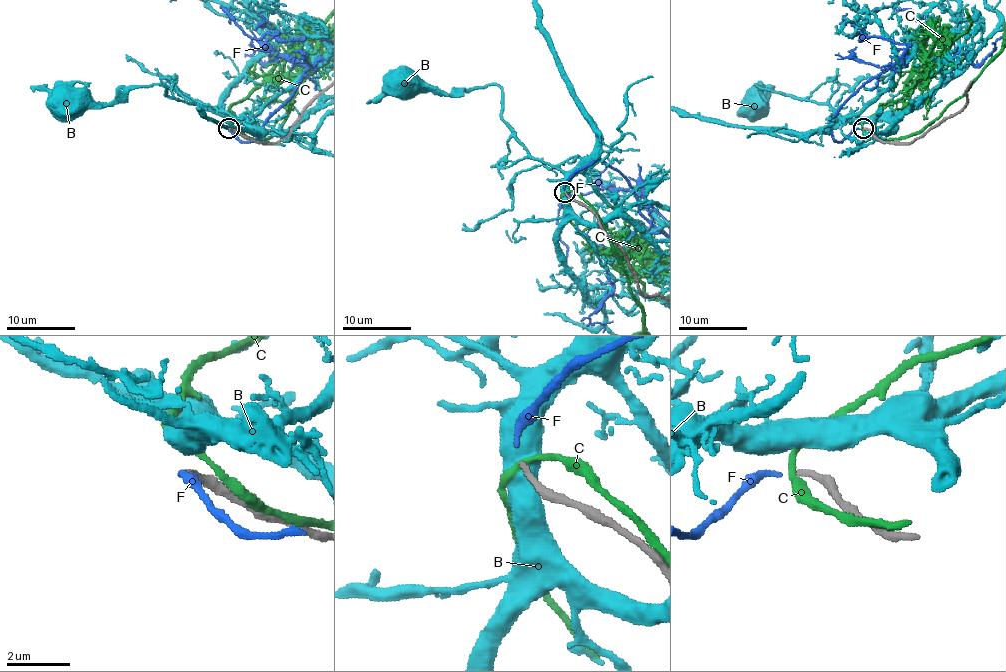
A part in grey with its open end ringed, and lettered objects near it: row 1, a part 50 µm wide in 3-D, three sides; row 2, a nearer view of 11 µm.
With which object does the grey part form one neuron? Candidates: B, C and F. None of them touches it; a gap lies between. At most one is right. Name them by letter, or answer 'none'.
F

